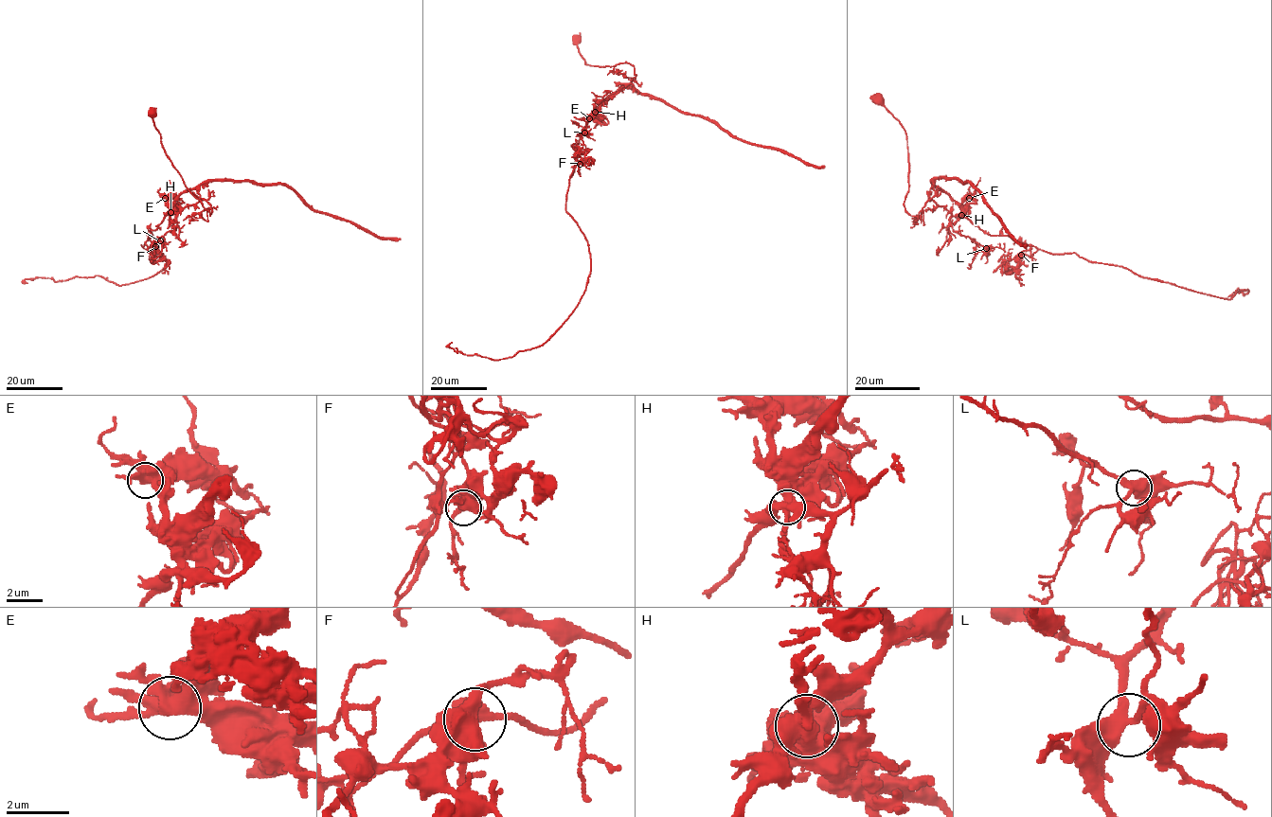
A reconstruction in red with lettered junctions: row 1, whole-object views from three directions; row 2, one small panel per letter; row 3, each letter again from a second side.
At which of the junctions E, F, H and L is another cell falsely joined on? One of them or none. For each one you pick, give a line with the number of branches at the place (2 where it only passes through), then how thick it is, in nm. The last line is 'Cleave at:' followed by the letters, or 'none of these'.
H: Branches: 5. Thickness 480 nm
Cleave at: H

